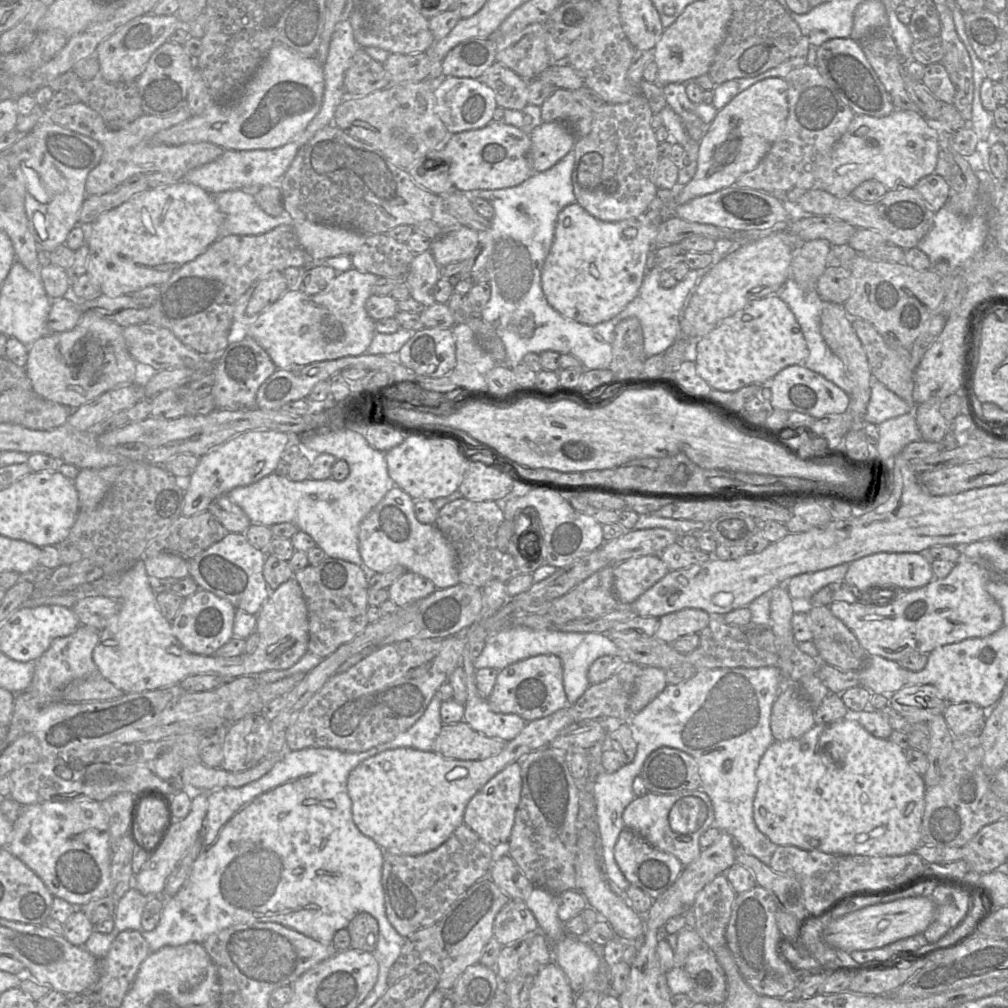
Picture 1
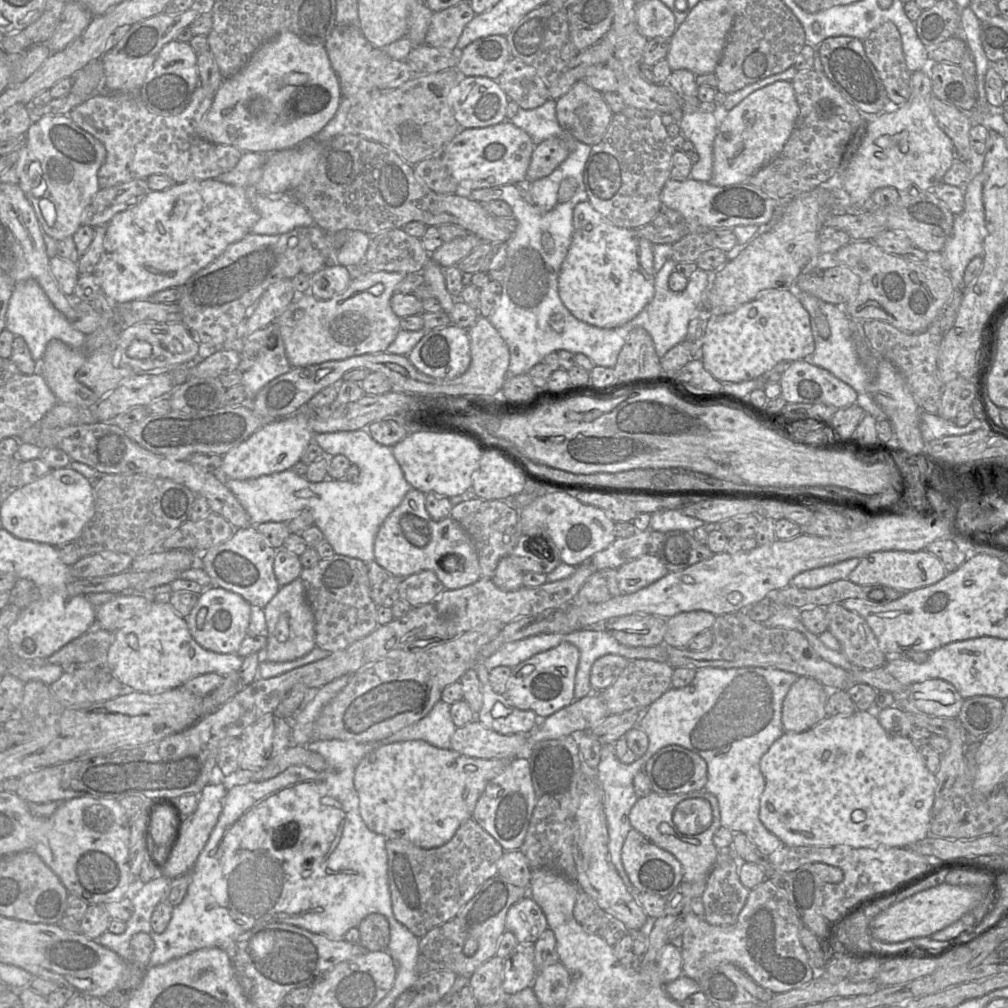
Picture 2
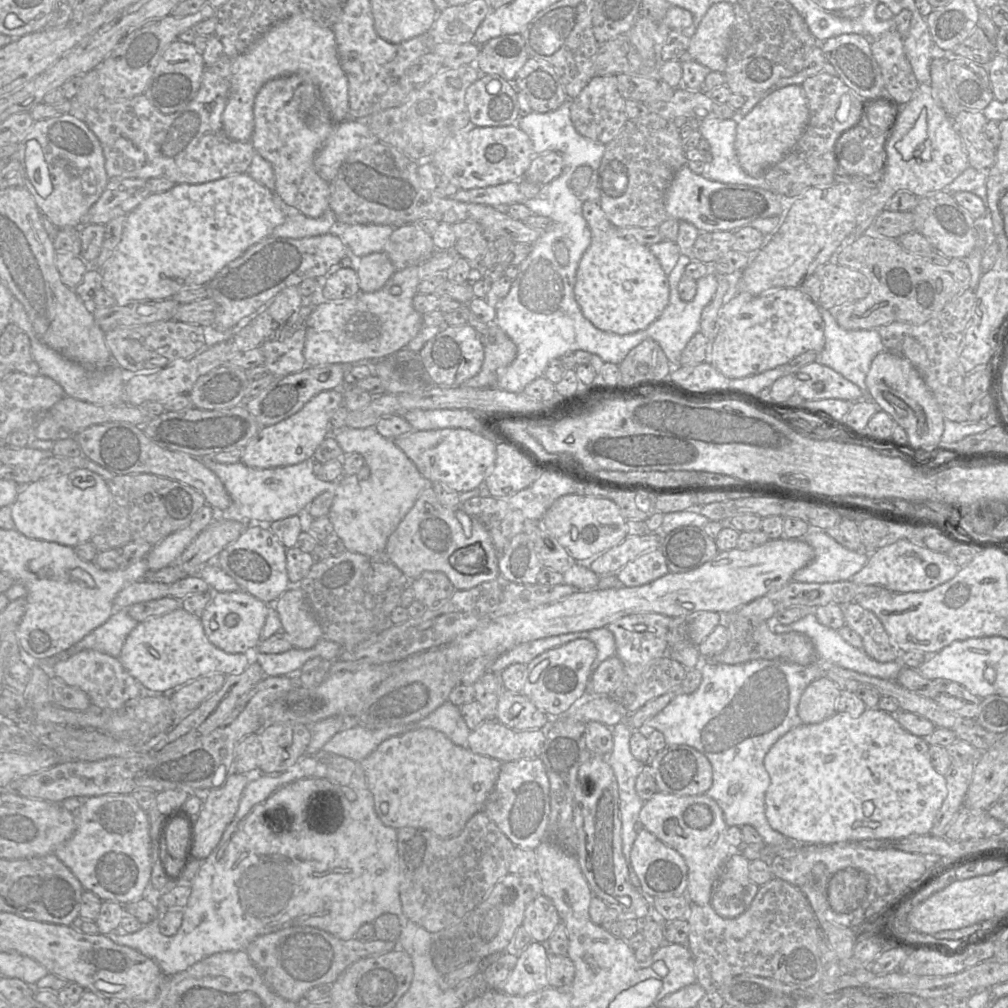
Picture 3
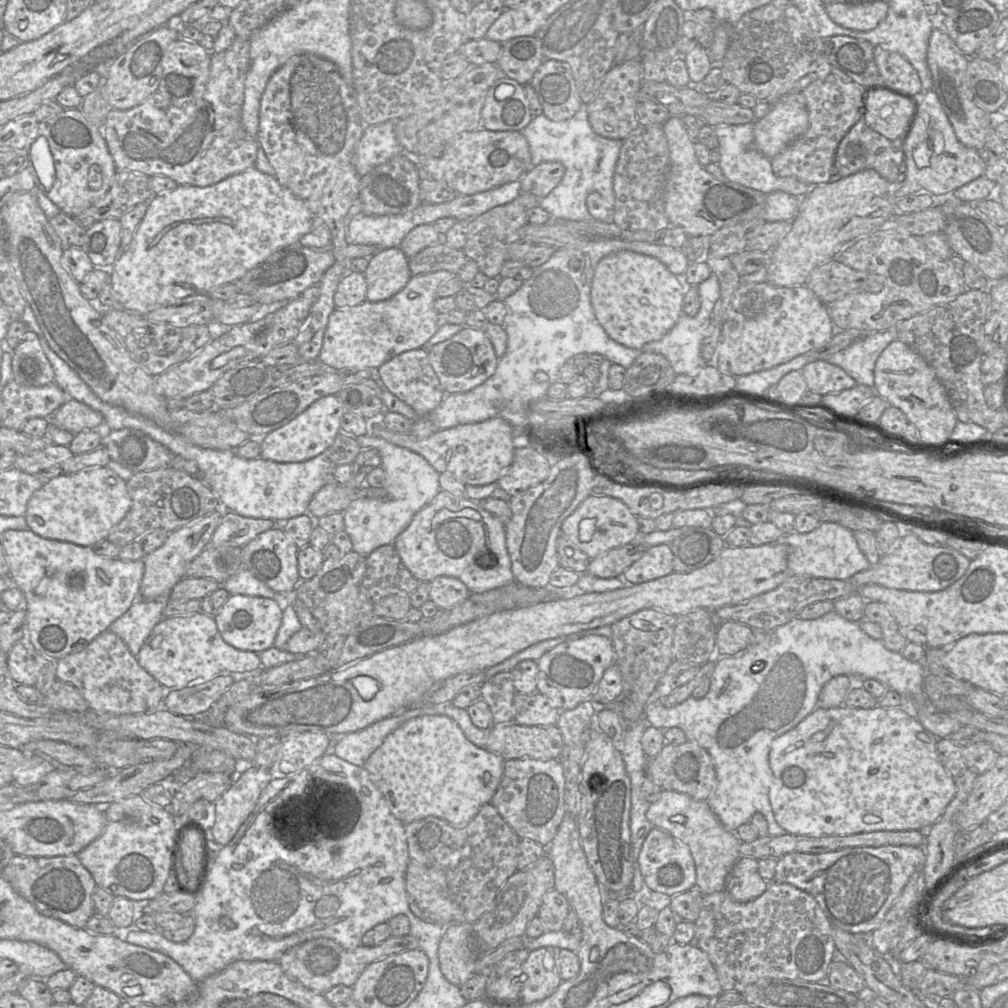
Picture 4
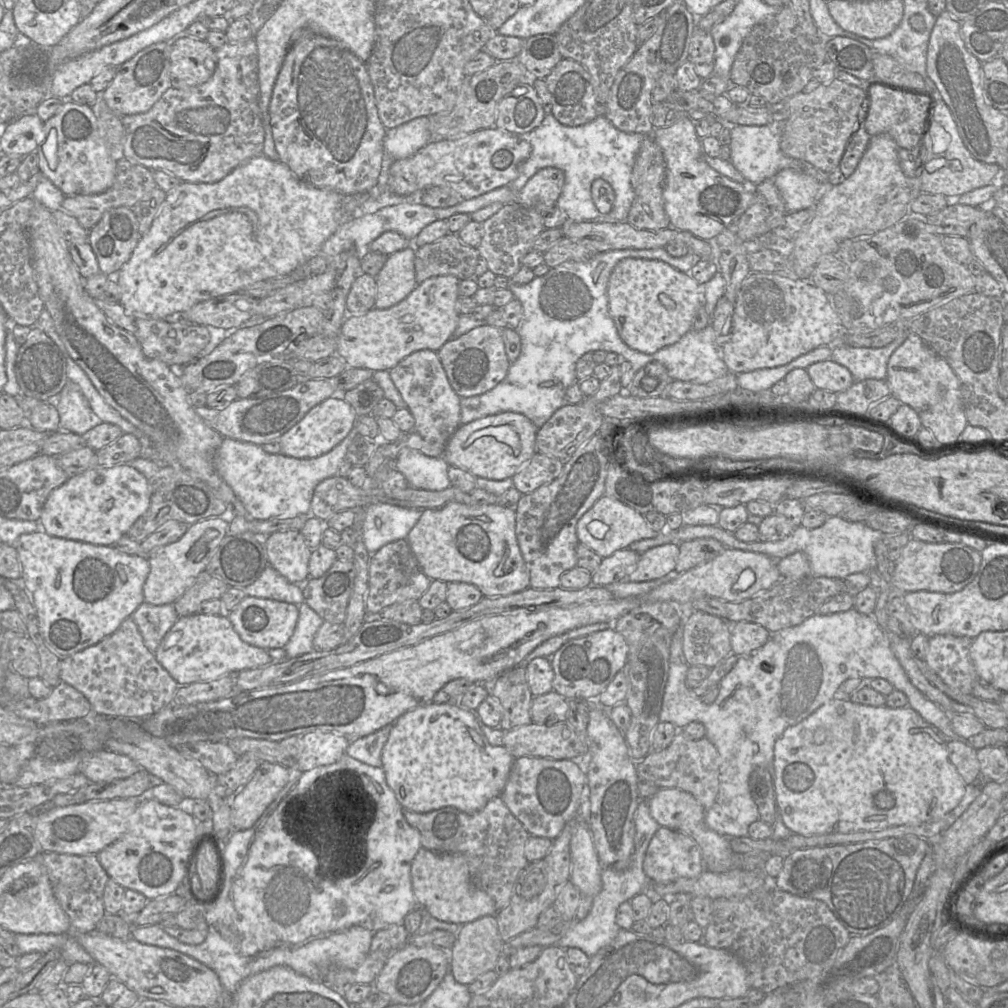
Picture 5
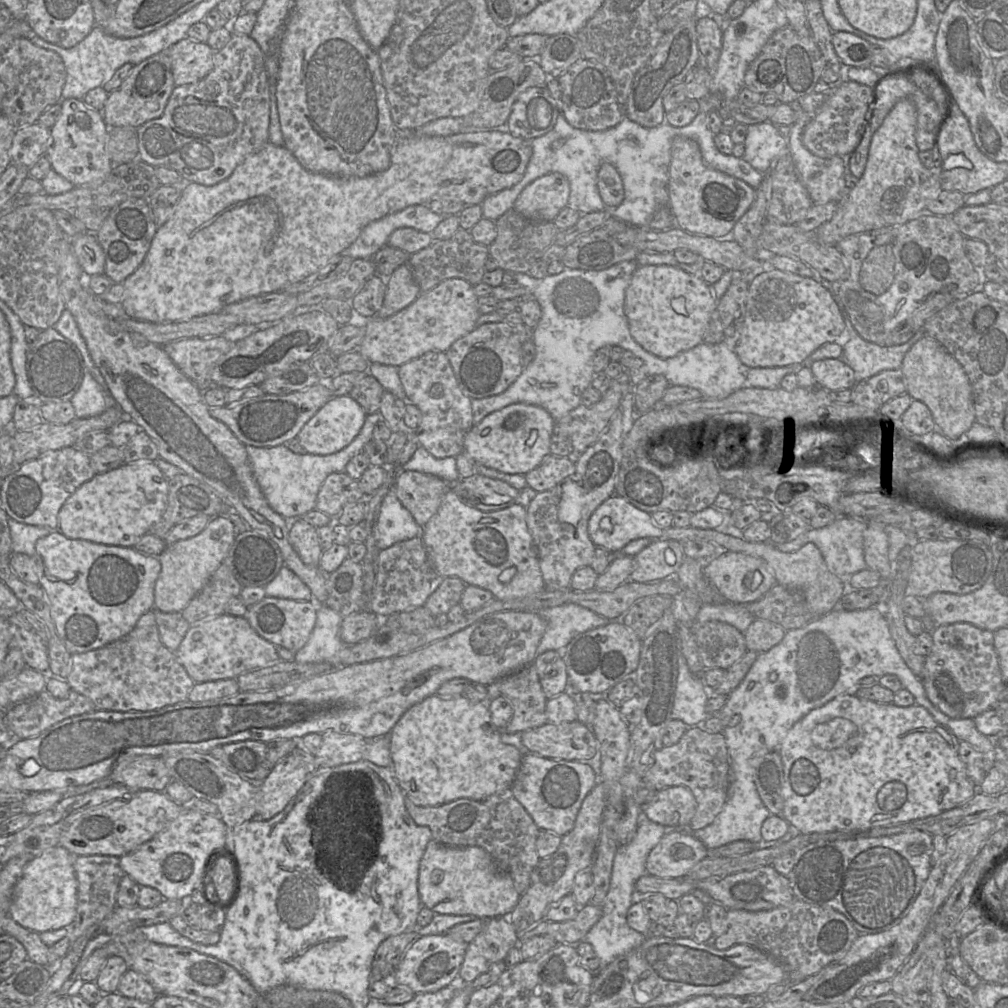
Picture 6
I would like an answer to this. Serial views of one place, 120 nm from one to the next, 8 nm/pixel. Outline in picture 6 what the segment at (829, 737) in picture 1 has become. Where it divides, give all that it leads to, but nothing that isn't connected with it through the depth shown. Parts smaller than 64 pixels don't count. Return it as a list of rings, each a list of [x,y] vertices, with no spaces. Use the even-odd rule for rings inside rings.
[[[839,695],[823,706],[811,710],[797,721],[779,746],[784,770],[782,816],[801,833],[812,833],[865,832],[874,827],[901,824],[938,815],[968,801],[977,792],[977,787],[968,777],[966,765],[959,757],[959,743],[960,741],[947,726],[936,721],[927,709],[916,703],[912,706],[900,707],[893,703],[883,704],[863,700],[856,695]]]

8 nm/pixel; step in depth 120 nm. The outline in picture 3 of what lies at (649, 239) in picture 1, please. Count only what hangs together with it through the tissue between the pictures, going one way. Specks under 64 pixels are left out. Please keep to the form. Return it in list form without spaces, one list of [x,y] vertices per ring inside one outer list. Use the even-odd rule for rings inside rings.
[[[585,201],[582,215],[591,233],[591,242],[576,271],[574,297],[583,316],[597,329],[626,335],[647,328],[669,302],[668,276],[647,246],[617,235],[599,204]]]

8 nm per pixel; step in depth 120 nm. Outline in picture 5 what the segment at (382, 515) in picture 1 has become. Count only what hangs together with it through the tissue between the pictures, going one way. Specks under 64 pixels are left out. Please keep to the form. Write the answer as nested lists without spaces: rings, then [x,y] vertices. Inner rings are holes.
[[[449,502],[440,508],[423,509],[406,540],[421,570],[431,580],[469,583],[476,586],[484,597],[506,596],[530,587],[529,571],[516,537],[516,513],[503,505]]]

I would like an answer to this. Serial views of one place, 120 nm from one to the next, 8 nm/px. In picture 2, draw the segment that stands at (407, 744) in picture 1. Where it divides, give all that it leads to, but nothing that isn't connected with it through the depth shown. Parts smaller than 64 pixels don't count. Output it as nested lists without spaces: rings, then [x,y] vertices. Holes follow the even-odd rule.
[[[440,700],[420,721],[379,740],[380,746],[395,742],[424,740],[437,748],[450,749],[451,737],[456,728],[451,719],[450,705]]]

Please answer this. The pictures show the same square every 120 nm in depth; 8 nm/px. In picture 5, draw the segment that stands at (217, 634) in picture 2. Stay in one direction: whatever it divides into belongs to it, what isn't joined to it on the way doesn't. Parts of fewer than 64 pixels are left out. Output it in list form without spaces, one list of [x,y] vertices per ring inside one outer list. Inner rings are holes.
[[[246,596],[227,615],[234,630],[246,643],[263,649],[284,648],[299,617],[298,606],[276,600]]]

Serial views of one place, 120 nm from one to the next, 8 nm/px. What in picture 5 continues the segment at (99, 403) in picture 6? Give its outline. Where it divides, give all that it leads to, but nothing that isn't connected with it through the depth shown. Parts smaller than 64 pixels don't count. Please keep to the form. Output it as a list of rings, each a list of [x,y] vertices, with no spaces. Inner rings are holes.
[[[69,381],[54,402],[60,417],[58,431],[84,435],[101,423],[76,383]]]

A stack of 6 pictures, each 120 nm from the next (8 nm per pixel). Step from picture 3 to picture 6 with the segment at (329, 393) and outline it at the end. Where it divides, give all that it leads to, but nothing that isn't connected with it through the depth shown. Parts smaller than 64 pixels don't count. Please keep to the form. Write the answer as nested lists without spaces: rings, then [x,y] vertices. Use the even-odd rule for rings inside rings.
[[[349,395],[335,396],[303,426],[296,439],[306,453],[333,454],[348,446],[355,439],[364,425],[366,416],[362,407]]]

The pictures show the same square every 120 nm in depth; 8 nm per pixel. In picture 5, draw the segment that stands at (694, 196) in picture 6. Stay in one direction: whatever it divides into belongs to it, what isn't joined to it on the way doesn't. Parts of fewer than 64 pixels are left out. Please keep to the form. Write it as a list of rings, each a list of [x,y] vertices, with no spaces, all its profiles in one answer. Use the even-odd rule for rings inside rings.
[[[684,117],[673,125],[653,130],[653,138],[660,146],[665,159],[665,181],[663,188],[663,206],[669,217],[670,226],[688,231],[694,236],[711,240],[737,221],[750,207],[755,198],[755,190],[747,182],[733,181],[712,169],[705,161],[701,141],[696,133],[694,122]]]

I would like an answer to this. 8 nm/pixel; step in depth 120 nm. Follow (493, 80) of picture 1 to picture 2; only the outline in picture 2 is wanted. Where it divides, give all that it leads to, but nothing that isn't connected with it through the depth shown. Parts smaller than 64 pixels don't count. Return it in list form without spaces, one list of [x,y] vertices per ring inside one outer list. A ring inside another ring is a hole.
[[[511,58],[496,79],[509,100],[522,109],[534,109],[550,99],[544,81],[534,67],[517,58]]]

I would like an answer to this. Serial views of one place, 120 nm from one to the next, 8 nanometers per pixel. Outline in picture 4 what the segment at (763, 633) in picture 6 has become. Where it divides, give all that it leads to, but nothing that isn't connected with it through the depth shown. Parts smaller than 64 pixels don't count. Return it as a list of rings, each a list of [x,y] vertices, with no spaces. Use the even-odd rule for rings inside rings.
[[[735,621],[722,622],[716,633],[715,656],[734,656],[752,644],[753,629]]]

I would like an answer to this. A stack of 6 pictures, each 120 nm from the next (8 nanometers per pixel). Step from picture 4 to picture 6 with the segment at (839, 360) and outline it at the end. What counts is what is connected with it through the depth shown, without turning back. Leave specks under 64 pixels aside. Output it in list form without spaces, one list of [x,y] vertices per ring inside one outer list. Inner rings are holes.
[[[846,322],[845,329],[847,330],[846,343],[843,346],[843,353],[841,359],[849,365],[854,371],[854,378],[856,383],[864,379],[872,377],[884,370],[895,370],[901,367],[907,351],[924,335],[923,329],[918,330],[907,342],[895,346],[879,346],[875,343],[864,340],[855,329],[847,329]]]

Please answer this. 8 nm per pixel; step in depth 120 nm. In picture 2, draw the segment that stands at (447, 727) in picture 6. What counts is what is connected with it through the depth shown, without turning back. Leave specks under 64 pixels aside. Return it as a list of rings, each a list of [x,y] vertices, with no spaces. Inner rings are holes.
[[[424,740],[395,742],[366,754],[354,774],[354,787],[359,797],[359,812],[365,825],[386,839],[401,839],[420,848],[442,846],[461,824],[472,817],[478,799],[487,784],[500,774],[513,759],[482,759],[465,756],[452,749],[437,748]]]

